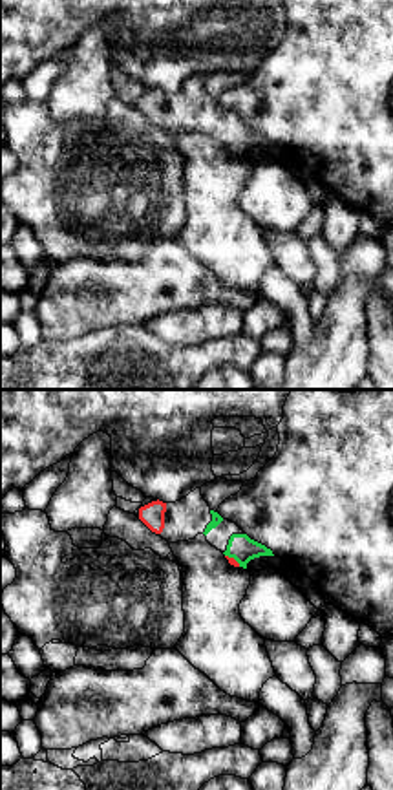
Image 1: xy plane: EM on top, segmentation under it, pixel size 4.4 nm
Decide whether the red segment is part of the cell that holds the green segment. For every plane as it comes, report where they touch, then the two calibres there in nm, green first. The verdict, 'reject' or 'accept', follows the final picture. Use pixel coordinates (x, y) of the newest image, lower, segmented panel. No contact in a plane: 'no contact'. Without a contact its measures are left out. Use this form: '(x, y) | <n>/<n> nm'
(233, 556) | 120/30 nm

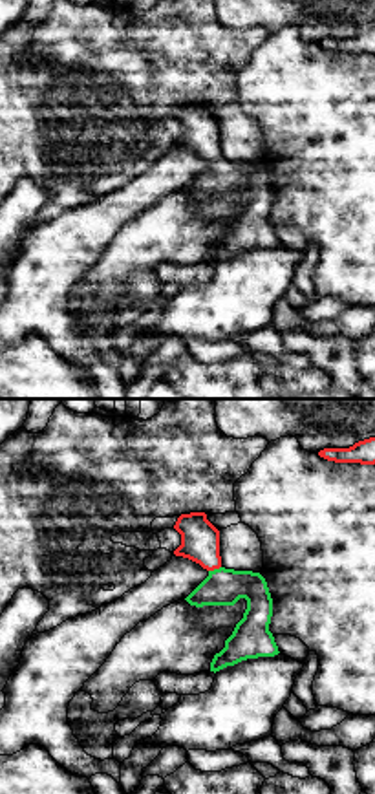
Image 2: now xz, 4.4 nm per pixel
(214, 569) | 160/180 nm

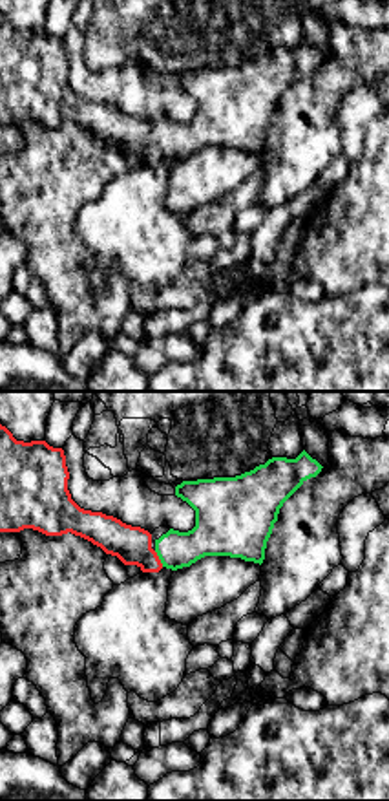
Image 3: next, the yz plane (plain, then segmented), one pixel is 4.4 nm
(159, 558) | 170/170 nm

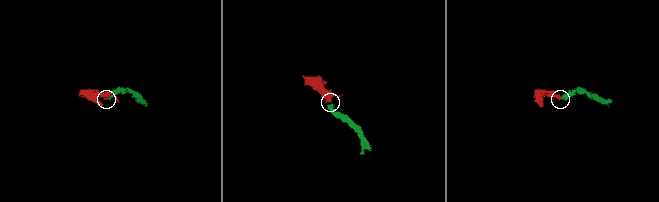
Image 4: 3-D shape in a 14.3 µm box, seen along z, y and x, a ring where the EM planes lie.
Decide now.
accept

